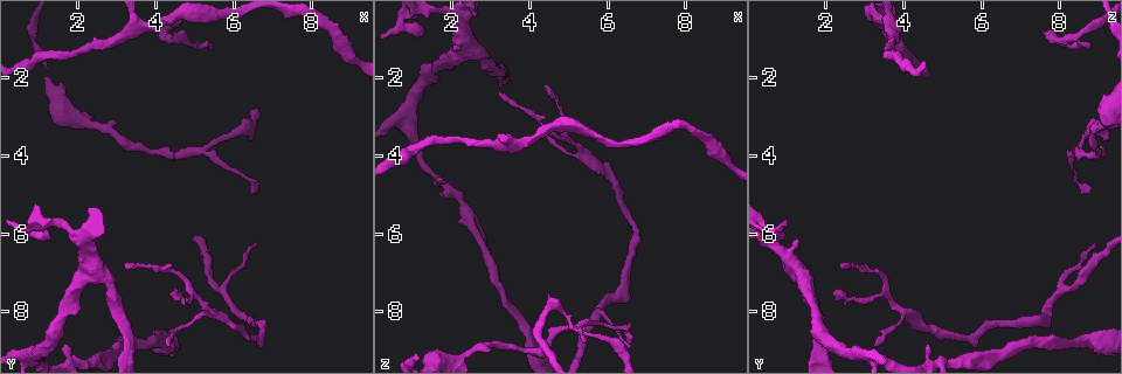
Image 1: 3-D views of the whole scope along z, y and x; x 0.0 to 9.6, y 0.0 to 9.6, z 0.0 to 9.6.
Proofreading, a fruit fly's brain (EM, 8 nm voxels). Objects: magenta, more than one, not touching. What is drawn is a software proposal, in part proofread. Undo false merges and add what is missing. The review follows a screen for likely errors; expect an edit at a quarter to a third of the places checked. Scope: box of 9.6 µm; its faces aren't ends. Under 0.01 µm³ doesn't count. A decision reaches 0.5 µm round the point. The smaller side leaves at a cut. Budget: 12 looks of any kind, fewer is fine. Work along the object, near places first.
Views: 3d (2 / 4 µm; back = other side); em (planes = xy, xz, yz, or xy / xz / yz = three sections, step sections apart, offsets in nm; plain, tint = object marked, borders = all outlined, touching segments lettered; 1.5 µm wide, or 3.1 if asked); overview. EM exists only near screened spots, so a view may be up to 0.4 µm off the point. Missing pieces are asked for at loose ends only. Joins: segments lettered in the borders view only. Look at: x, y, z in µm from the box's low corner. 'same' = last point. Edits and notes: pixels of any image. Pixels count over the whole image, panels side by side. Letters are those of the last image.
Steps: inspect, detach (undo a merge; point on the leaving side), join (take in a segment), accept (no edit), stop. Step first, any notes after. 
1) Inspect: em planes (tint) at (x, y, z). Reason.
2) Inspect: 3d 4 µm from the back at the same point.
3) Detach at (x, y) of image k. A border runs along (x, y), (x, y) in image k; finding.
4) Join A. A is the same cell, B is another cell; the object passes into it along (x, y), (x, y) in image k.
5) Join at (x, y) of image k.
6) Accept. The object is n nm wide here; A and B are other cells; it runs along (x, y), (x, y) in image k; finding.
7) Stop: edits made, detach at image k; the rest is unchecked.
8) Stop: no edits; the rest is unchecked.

Inspect: em planes (tint) at (5.10, 3.85, 8.45). Three arms meet.

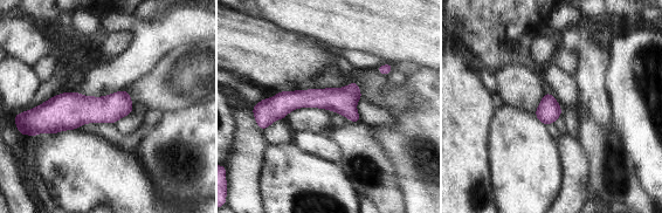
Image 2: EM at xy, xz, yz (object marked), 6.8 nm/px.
Inspect: em planes (borders) at the same point.

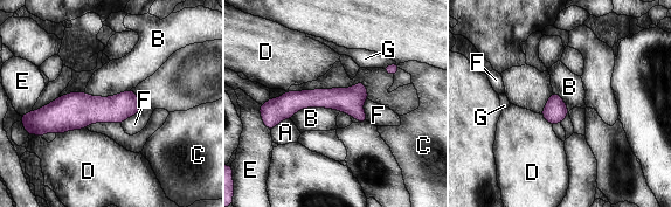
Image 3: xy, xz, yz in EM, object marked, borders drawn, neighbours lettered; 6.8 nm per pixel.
Accept. The object is 160 nm wide here; the longest contact is with B, 360 nm; A, B, C, D, E, F and G are other cells; all the same neuron.

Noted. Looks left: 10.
Inspect: em yz step 4 (tint) at (5.45, 1.30, 8.75). Free end.

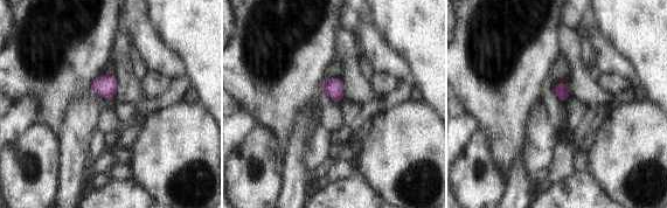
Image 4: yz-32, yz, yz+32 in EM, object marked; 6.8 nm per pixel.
Inspect: em planes (borders) at the same point. Cut it another way.

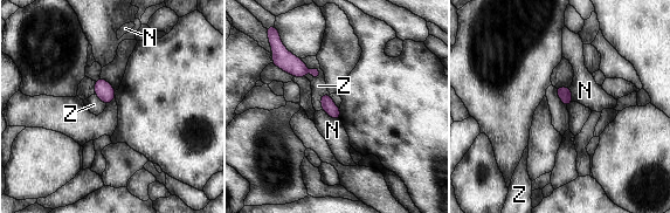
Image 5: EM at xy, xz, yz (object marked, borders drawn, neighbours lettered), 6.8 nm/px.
Accept. The object is 90 nm wide here; N and Z are other cells; a border runs along (312, 66), (311, 76), (317, 78) in image 5; no lettered segment goes on from it.

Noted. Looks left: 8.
Inspect: 3d 4 µm at (0.90, 5.85, 0.65). Thin neck.

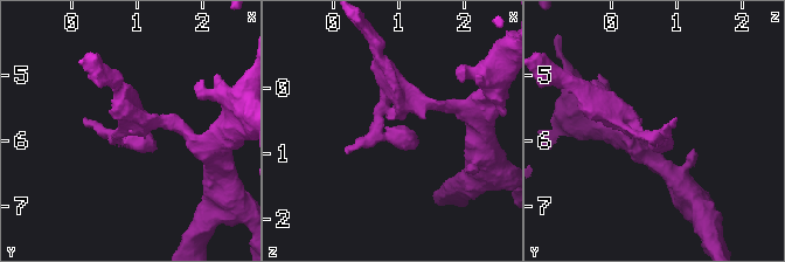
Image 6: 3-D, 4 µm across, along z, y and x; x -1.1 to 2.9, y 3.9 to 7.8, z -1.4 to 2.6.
Inspect: em xz step 8 (tint) at (0.90, 5.90, 0.60). Need the tissue.

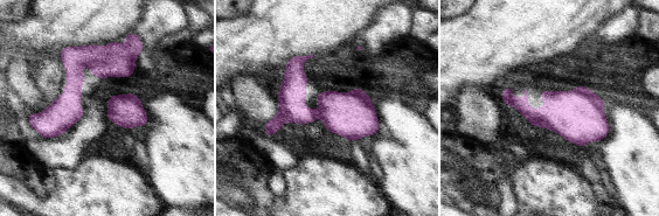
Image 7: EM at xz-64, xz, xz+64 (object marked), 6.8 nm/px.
Inspect: em yz step 4 (borders) at the same point.

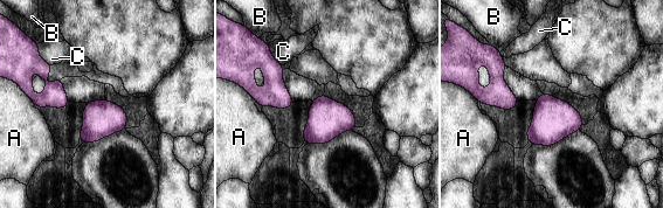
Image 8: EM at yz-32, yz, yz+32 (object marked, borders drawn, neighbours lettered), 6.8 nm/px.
Accept. A, B and C are other cells; a border runs along (489, 42), (499, 52) in image 8; all the same neuron.

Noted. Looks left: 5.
Inspect: 3d 2 µm at (3.20, 6.75, 2.45).

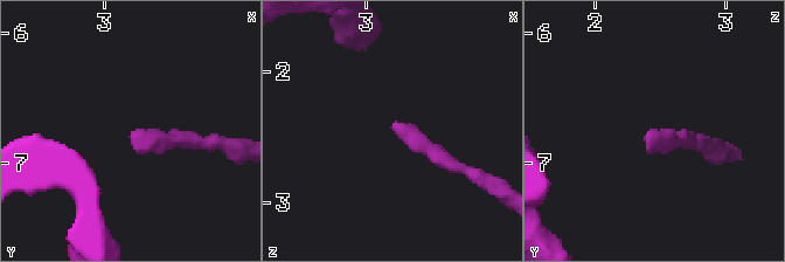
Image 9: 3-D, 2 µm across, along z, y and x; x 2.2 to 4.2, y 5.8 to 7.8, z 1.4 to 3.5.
Inspect: em planes (tint) at (3.24, 6.78, 2.36). Now the EM.

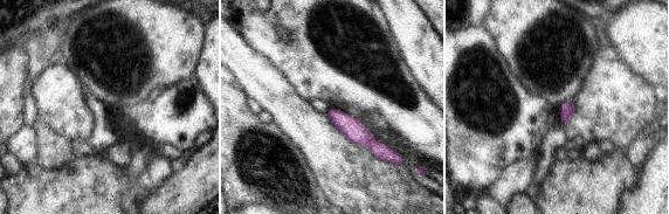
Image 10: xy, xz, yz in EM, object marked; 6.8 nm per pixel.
Inspect: em planes (borders) at the same point. What lies round it.

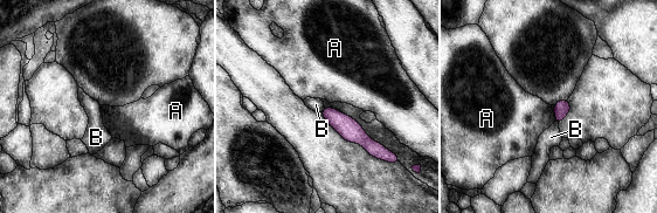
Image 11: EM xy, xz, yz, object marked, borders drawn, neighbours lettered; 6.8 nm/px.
Accept. A and B are other cells; it runs along (325, 111), (372, 148), (381, 149) in image 11; none of them fits.

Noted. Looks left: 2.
Stop: no edits; the rest is unchecked.

